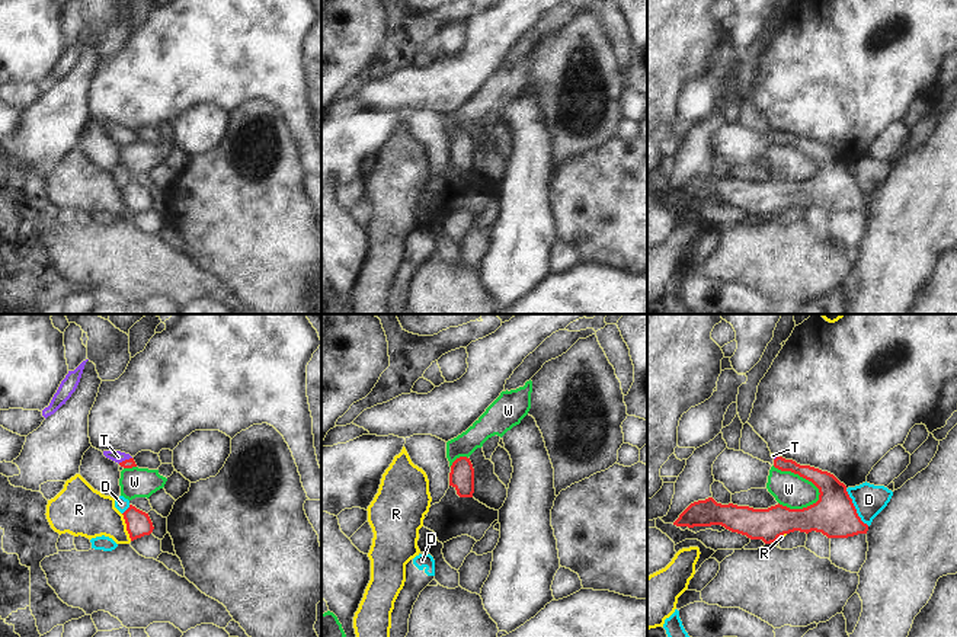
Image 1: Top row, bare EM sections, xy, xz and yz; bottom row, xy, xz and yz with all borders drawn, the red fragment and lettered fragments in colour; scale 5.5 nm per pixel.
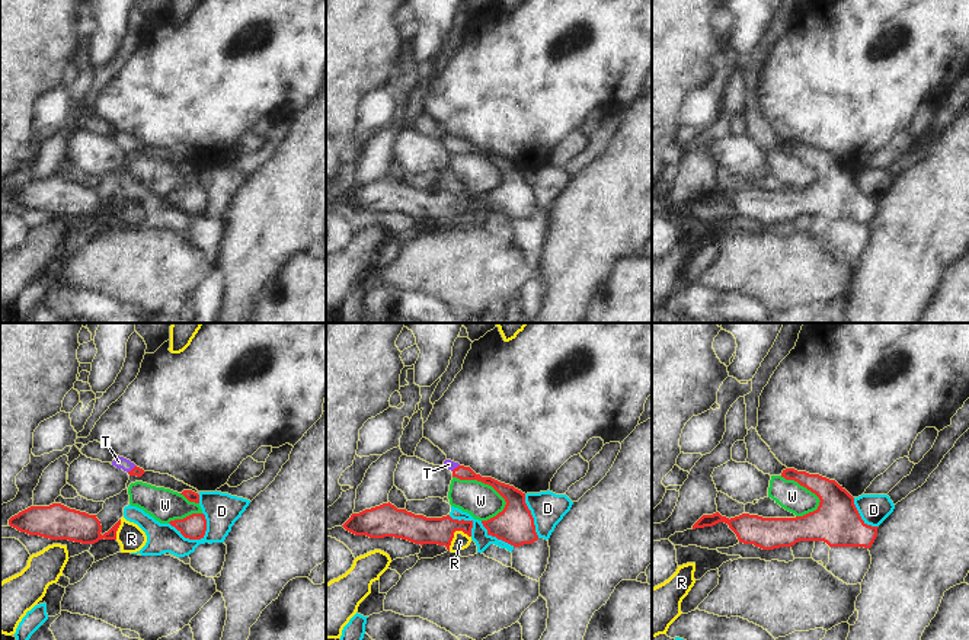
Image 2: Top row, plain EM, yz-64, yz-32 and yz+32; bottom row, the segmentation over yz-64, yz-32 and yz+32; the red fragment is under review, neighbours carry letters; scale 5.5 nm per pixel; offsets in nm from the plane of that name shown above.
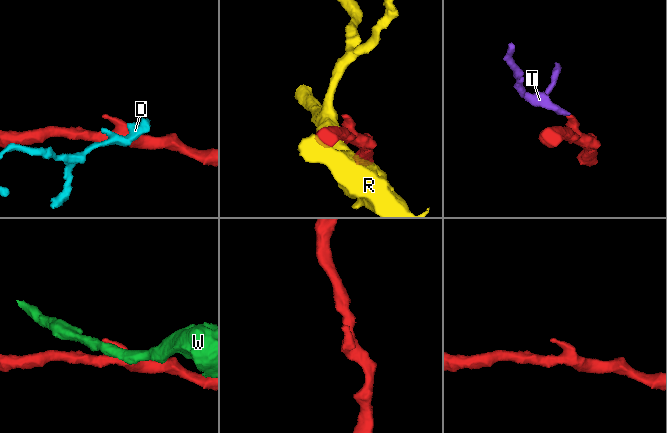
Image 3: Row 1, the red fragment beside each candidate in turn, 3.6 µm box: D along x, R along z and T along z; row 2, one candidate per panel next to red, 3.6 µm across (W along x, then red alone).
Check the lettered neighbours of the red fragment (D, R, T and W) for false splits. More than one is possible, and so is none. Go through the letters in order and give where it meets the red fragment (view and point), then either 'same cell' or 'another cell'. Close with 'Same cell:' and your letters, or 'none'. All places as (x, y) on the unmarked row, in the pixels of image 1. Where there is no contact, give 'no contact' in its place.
D: contact yz (854, 182); another cell
R: contact xy (127, 201); another cell
T: contact xy (125, 134); same cell
W: contact yz (800, 150); another cell
Same cell: T

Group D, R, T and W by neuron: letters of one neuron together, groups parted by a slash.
D / R / T / W

